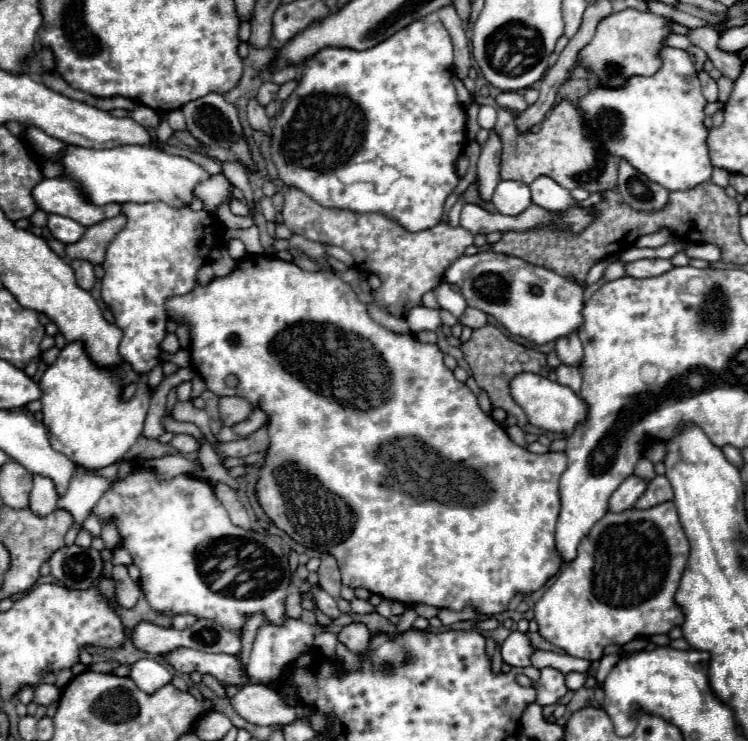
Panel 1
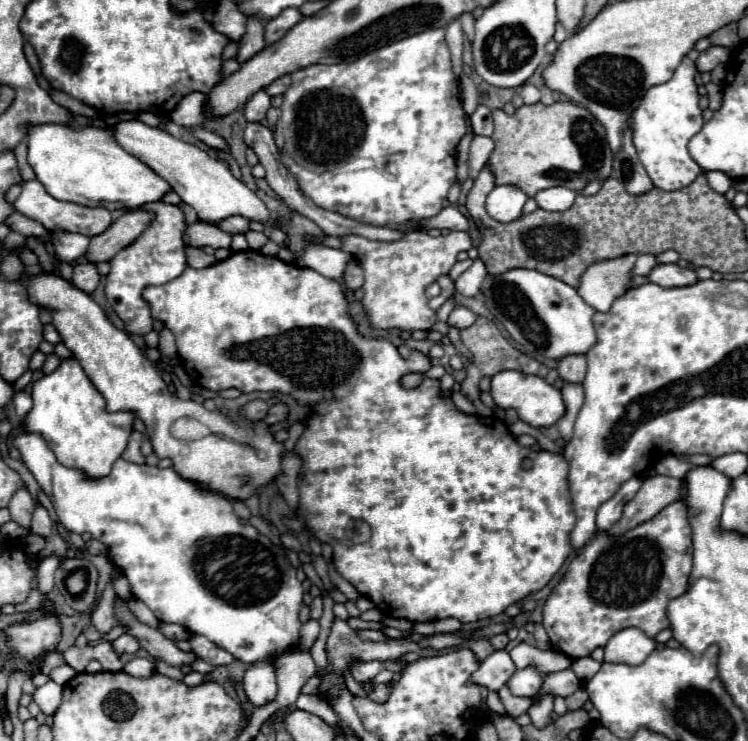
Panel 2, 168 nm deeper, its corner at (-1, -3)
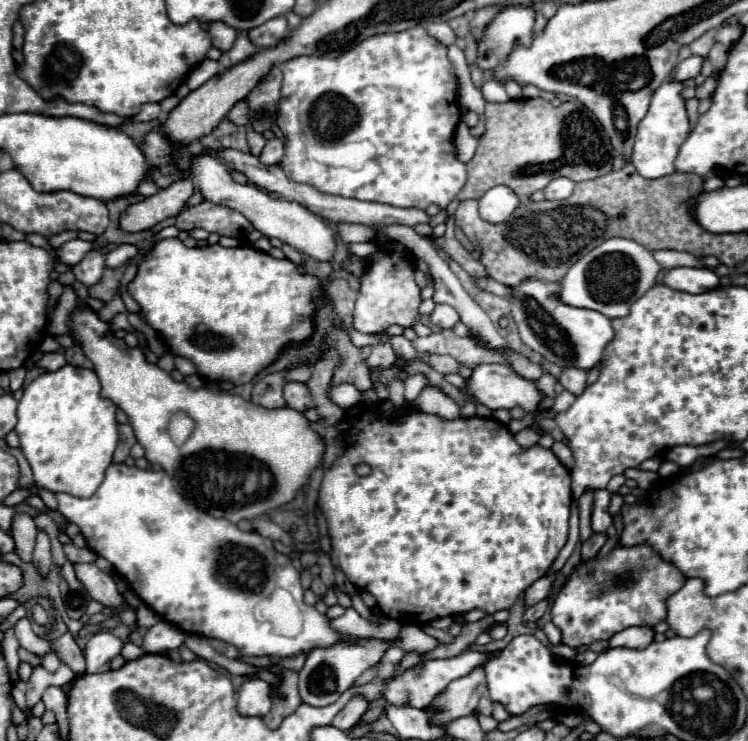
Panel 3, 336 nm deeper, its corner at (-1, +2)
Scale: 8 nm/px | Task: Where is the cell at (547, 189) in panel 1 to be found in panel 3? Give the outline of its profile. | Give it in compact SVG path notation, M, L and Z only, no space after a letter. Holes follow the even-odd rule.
M557 177L545 187L545 199L549 199L549 201L563 201L565 197L569 197L573 193L573 187L575 187L575 183L571 179Z

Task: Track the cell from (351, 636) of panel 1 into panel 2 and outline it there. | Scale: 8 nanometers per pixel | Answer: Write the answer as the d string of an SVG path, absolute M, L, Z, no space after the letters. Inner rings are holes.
M355 660L351 666L351 674L355 676L355 680L359 682L367 682L373 680L379 672L383 670L383 664L373 660L373 662L363 662L363 660Z

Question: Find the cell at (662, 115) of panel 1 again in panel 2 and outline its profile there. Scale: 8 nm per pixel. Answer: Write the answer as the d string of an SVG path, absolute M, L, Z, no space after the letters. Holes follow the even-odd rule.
M685 56L677 66L673 78L665 84L649 88L647 94L641 98L639 106L629 116L629 128L633 132L637 156L653 184L665 192L681 190L689 186L699 174L703 174L701 166L687 152L687 142L703 126L703 110L699 108L695 72L695 64Z

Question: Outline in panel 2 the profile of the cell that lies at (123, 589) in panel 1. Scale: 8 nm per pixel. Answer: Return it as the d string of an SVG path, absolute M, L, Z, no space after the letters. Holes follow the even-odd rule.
M129 598L129 600L127 600L127 608L133 612L133 616L135 616L139 622L143 622L143 624L147 624L147 626L153 626L153 628L159 626L155 614L153 614L141 600Z

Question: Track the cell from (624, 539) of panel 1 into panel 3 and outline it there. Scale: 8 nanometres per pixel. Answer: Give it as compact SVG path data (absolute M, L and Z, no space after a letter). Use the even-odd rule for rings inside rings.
M615 547L607 557L591 559L575 569L551 607L551 619L563 631L565 645L585 647L611 639L615 633L633 625L653 627L665 621L665 601L683 583L685 575L673 563L661 559L651 547Z

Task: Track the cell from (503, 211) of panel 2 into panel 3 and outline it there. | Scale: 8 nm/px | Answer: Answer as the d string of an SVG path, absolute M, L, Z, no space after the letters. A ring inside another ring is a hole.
M499 185L489 189L479 199L479 215L487 223L503 223L509 219L517 205L519 197L511 189L505 189L505 185Z

